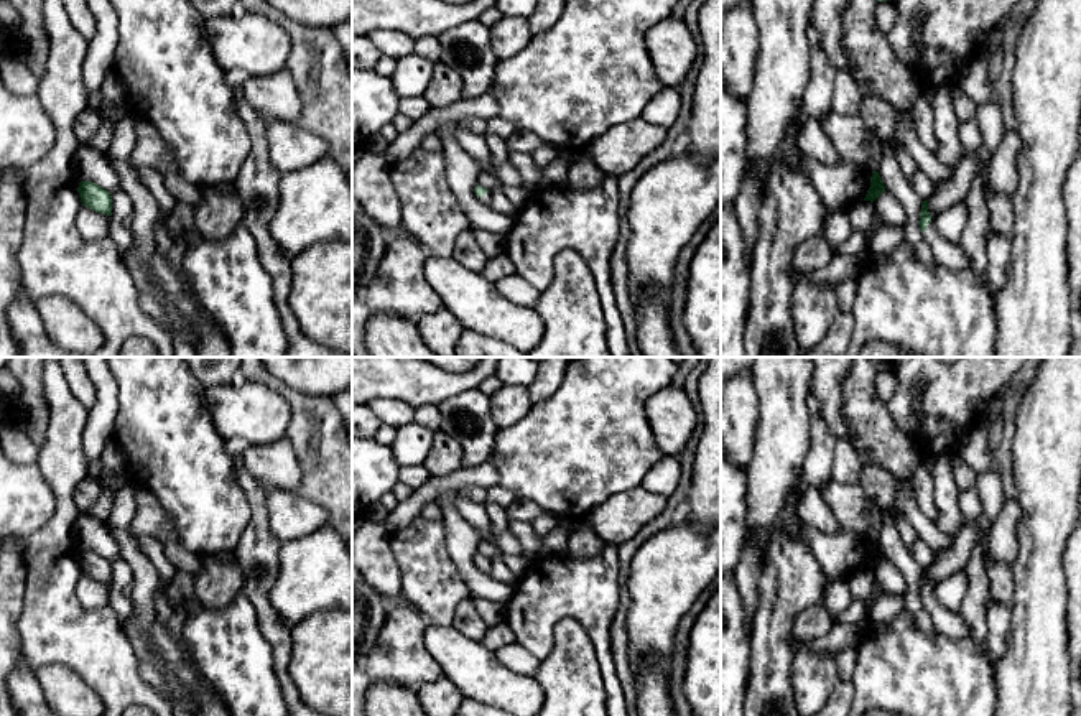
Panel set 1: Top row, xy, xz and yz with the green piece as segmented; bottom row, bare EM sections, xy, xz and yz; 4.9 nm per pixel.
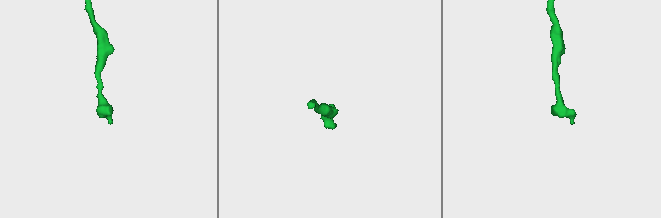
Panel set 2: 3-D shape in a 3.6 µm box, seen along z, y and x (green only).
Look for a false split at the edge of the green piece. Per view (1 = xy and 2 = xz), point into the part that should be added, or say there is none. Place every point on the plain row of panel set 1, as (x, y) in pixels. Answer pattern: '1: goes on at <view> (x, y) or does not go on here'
1: does not go on here
2: goes on at xz (486, 568)

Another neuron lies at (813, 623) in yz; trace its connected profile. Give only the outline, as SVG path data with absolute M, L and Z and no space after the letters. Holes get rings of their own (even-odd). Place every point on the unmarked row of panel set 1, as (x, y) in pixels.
M813 606L795 617L793 632L798 642L810 642L826 635L834 625L824 606Z

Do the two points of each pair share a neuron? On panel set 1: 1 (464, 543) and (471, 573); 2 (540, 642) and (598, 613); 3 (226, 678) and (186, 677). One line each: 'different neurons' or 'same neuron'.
1: same neuron
2: same neuron
3: different neurons

